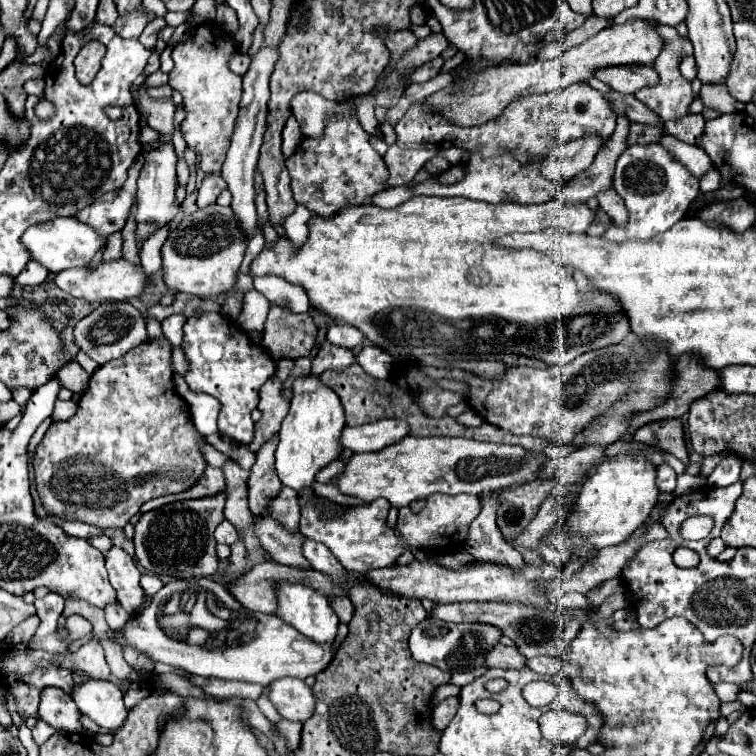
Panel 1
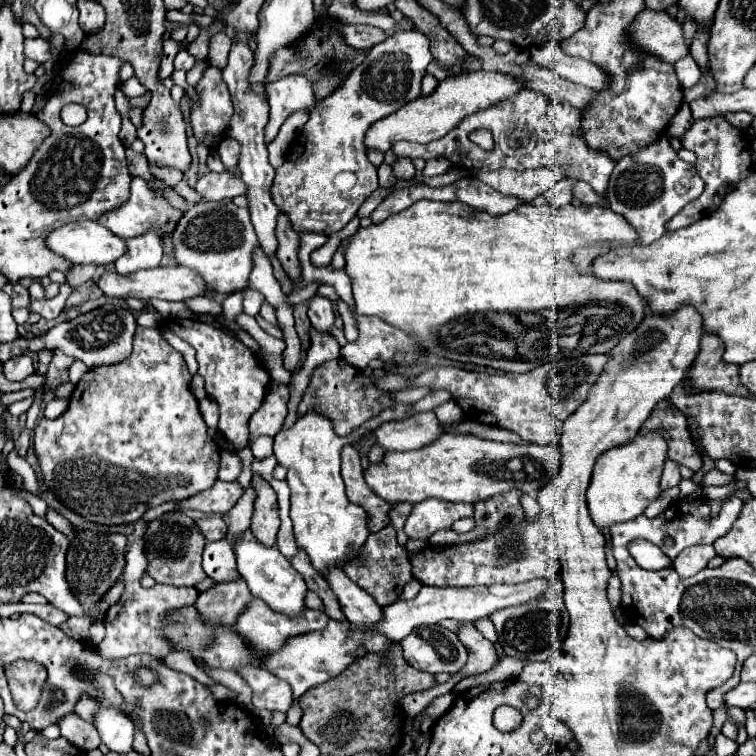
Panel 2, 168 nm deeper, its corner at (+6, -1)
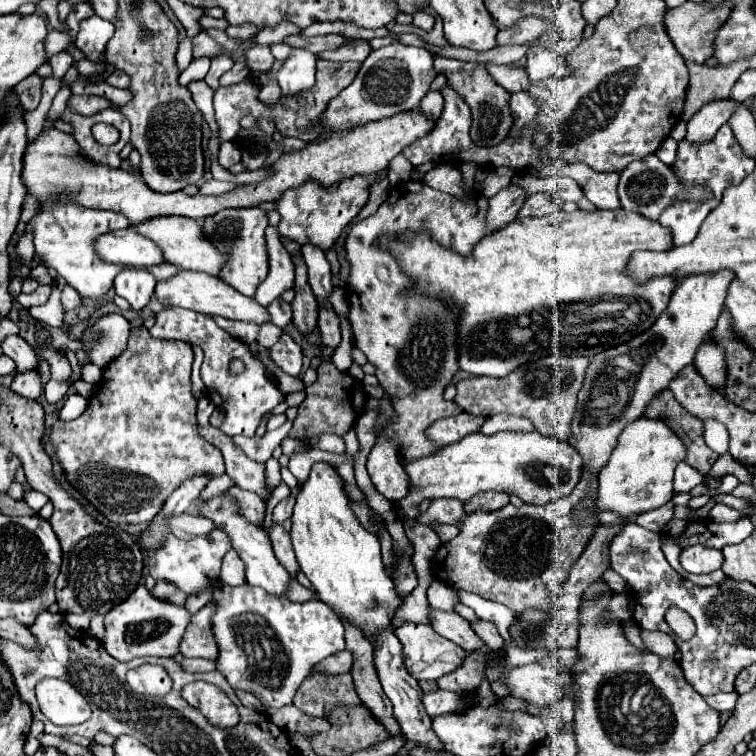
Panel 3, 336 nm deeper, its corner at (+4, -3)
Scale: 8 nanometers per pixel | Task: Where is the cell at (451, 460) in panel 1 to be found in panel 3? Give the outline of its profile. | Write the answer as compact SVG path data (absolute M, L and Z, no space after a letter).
M536 431L496 433L490 437L482 433L470 433L458 443L446 445L428 457L408 461L404 465L408 475L408 493L394 503L394 509L410 531L414 527L414 519L420 514L419 505L424 499L452 497L458 501L468 501L482 491L506 491L520 497L524 503L542 505L570 495L580 481L580 467L582 459L578 459L578 451L574 451L570 443L538 435Z

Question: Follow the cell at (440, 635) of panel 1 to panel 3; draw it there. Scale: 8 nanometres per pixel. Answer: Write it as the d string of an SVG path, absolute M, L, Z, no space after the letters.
M402 625L394 629L404 645L404 663L416 679L440 679L464 663L466 651L438 635L430 625Z

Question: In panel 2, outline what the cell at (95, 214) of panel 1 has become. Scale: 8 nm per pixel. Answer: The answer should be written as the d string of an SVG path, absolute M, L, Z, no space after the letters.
M134 177L132 185L130 185L130 199L126 201L126 205L102 215L98 219L98 223L108 227L112 233L116 233L116 235L120 235L124 239L144 235L148 229L154 229L154 227L160 231L162 237L170 237L170 233L174 233L174 229L176 229L176 221L180 221L182 215L184 213L180 209L174 209L166 199L152 193L152 189L148 187L148 183L144 179Z

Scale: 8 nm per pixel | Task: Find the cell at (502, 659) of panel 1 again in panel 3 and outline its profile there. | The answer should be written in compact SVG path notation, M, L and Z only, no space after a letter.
M430 611L432 627L438 631L438 635L444 635L452 643L460 645L466 651L478 651L484 647L484 641L474 633L470 621L462 619L456 613L444 613L444 611Z

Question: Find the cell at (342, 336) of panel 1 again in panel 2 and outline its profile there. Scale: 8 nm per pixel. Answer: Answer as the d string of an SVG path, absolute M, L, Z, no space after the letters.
M316 293L316 295L310 299L308 317L310 317L312 325L314 325L318 331L330 333L332 323L334 323L334 307L332 307L332 301Z

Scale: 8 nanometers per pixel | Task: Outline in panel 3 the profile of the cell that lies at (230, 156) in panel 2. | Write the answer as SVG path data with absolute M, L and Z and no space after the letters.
M224 141L220 143L220 153L218 153L218 159L220 159L220 165L224 169L240 163L240 147L234 143L234 141Z

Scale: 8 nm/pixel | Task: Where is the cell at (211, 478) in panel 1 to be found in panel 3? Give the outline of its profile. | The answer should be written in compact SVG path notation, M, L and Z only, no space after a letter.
M230 487L226 491L226 495L232 495L236 505L238 505L238 513L242 517L246 517L250 523L262 523L264 519L264 511L266 511L266 501L262 497L258 497L256 493L238 489L238 487Z

